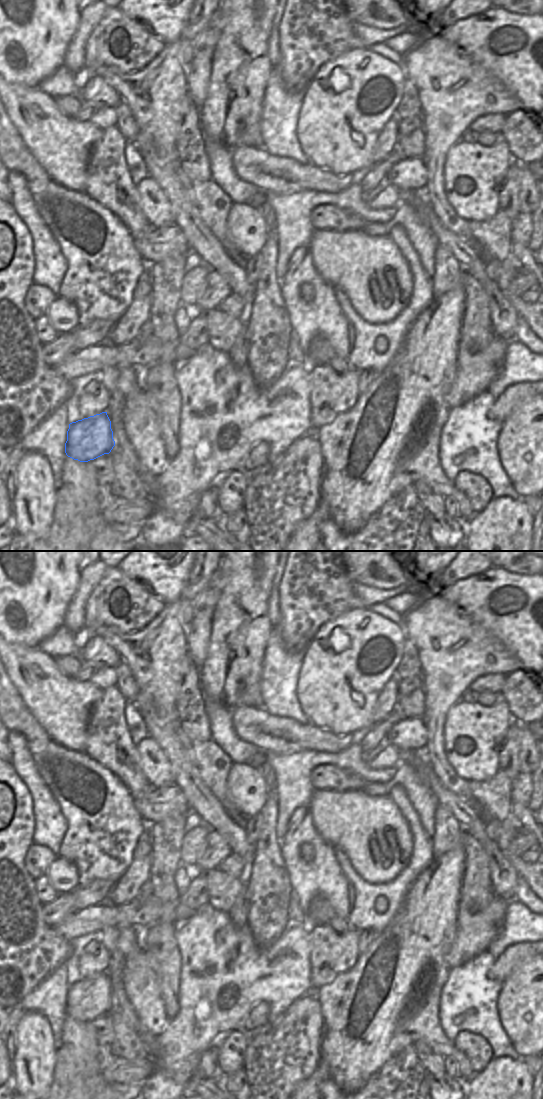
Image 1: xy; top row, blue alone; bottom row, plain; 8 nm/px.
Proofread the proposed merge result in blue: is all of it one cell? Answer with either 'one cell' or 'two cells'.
one cell

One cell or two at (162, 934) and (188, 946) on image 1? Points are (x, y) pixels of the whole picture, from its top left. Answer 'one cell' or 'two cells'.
two cells

